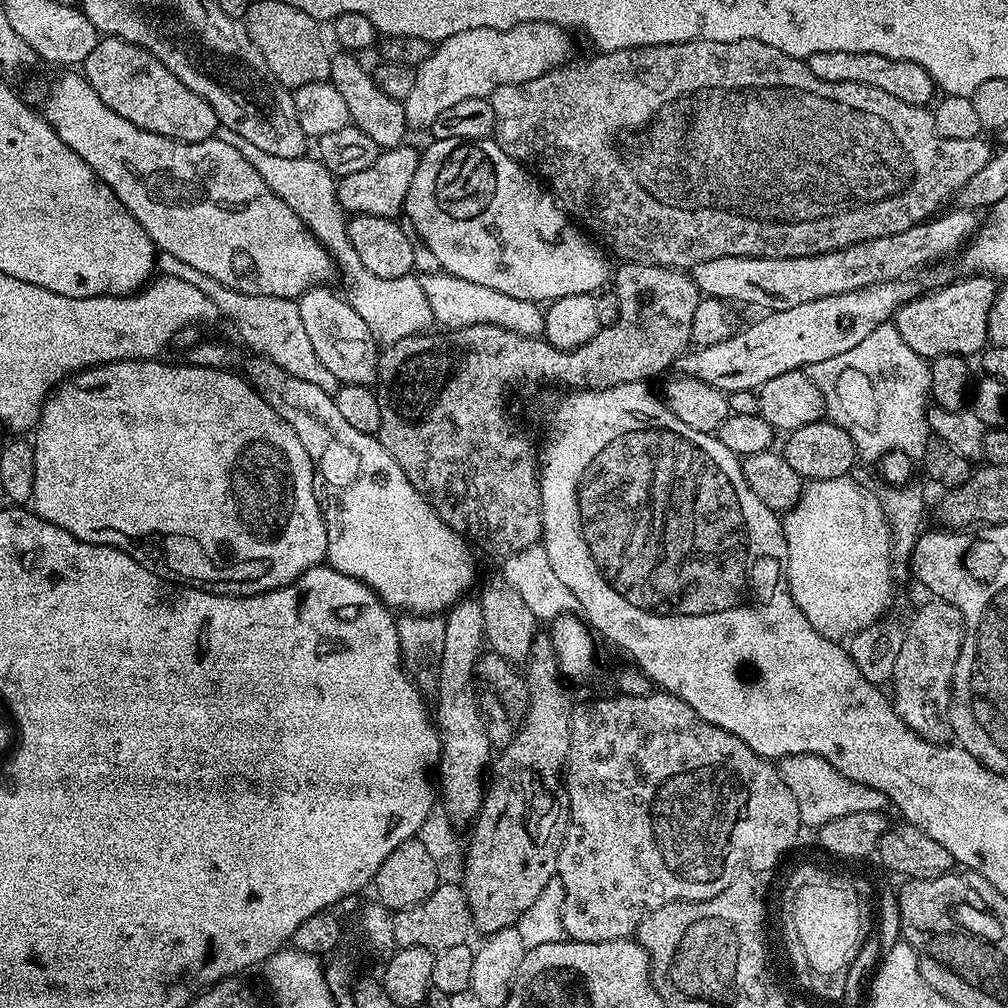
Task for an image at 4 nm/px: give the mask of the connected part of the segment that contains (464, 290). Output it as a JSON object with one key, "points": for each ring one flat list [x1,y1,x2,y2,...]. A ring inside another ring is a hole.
{"points":[[443,270,424,272,419,277,422,291,430,302,434,321,441,329,451,330,489,324,502,326,506,330,514,330,519,336,544,335,545,309,537,301,526,298,510,298,510,294,502,294,502,290,490,290,490,286,478,286,478,282,466,282,466,278,451,276]]}

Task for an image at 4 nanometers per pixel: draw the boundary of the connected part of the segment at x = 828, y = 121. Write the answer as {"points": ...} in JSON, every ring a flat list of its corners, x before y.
{"points":[[687,40,681,44,655,44,654,46,642,46,641,48,623,48,617,52,601,51,600,56,592,56,589,60,581,62,577,68,573,66,561,66,542,74,542,78,534,78,530,82,521,84,507,84,498,86,490,97,490,103,494,110,496,119,496,130,494,139,500,145,501,150,517,164,531,170,547,187,553,196,562,205,565,212,573,221,579,222,593,237,599,238,607,247,612,247,611,255,613,257,621,256,621,261,629,264,661,264,663,268,678,268,681,270,691,270,694,265,702,262,710,262,714,258,730,258,731,256,765,256,766,258,802,258,803,256,813,256,814,254,826,254,827,252,837,252,843,248,854,246,858,242,866,242,874,238,882,238,890,234,898,234,906,230,912,224,922,224,925,220,937,215,940,208,948,199,955,197,960,189,964,188,986,166,994,155,994,148,984,141,984,138,967,140,966,138,942,138,936,133,934,118,927,107,918,104,907,104,894,94,886,94,886,90,874,90,874,86,862,86,854,82,826,82,818,78,815,74,810,74,810,66,799,56,782,54,782,50,774,50,774,46,766,46,766,42,757,40,739,40,733,44,726,42,714,42,713,40]]}

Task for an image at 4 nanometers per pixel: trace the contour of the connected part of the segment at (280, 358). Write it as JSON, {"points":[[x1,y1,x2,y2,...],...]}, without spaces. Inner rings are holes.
{"points":[[160,252,157,255,157,269,165,276,181,278,190,286,198,287,202,294,206,294,214,302,217,313,232,322,239,336,252,348,250,350,255,355,264,356,274,362,282,370,286,370,288,376,301,378,302,381,313,383,314,386,319,386,327,393,335,395,340,383,334,378,334,374,319,361,314,346,311,345,310,337,303,329,302,318,298,314,295,301,274,298,270,295,242,294,222,282,215,281,202,270,179,261,174,254]]}

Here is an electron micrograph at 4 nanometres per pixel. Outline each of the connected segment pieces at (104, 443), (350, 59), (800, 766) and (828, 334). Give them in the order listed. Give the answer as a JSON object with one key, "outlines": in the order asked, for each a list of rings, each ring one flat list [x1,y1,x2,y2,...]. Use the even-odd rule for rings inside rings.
{"outlines":[[[149,358,146,360,119,360,113,364,97,364,94,368,86,368,82,372,69,376,45,399,40,409,40,423,34,429,36,457,34,458,34,494,30,504,36,515,42,517,46,522,50,522,54,526,74,534,74,538,78,538,82,542,108,544,111,548,120,548,123,552,128,552,139,564,144,564,147,568,151,568,156,575,164,577,169,582,179,582,184,586,199,586,205,592,217,592,219,596,256,596,260,592,273,592,275,588,294,583,302,574,306,574,306,570,321,567,325,563,328,554,324,513,321,512,314,494,312,459,310,454,306,454,306,446,302,446,302,441,298,438,298,434,294,434,290,422,286,422,278,415,252,389,252,385,248,383,243,375,237,374,235,376,234,373,228,372,229,370,224,368,198,368,195,366,179,368,176,364,163,364,162,361,163,359,160,358]],[[343,50,337,53,332,56,328,80,334,86,334,90,338,90,338,94,342,94,343,100,346,101,346,107,350,110,350,118,355,128,362,130,362,134,370,137,382,150,396,148,399,144,405,143,407,136,404,135,409,135,410,129,403,103,378,90,371,71,360,65,359,55]],[[798,754,786,756,779,761,780,777,790,786,794,798,798,802,798,814,801,825,819,826,834,818,842,818,846,814,862,814,863,812,884,812,890,801,886,794,874,790,866,784,846,778,830,762,821,756]],[[915,279,891,280,885,284,866,286,862,290,850,290,846,294,834,294,830,298,818,298,814,302,802,302,802,306,790,306,790,310,768,312,757,324,749,328,741,327,726,342,714,342,714,346,705,348,693,347,684,353,678,361,678,368,683,375,693,376,707,384,725,386,732,376,760,376,764,380,778,378,778,374,806,370,814,362,826,362,826,358,835,358,838,354,846,354,858,342,876,330,878,326,889,323,896,311,906,302,921,295,922,288,915,284]]]}

